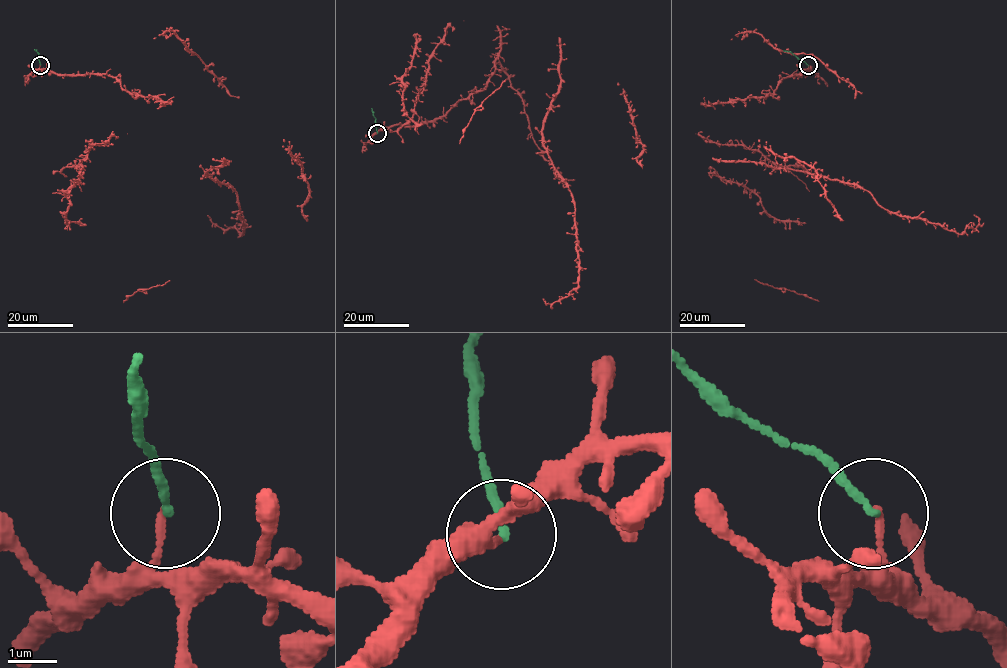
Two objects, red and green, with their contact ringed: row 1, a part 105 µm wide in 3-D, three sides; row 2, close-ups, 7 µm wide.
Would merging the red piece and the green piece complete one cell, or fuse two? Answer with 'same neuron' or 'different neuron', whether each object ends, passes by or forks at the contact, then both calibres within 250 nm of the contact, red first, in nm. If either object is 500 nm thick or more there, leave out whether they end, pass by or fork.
different neuron; red ends there; green ends there; 130 nm thick on the red side, 160 nm on the other

